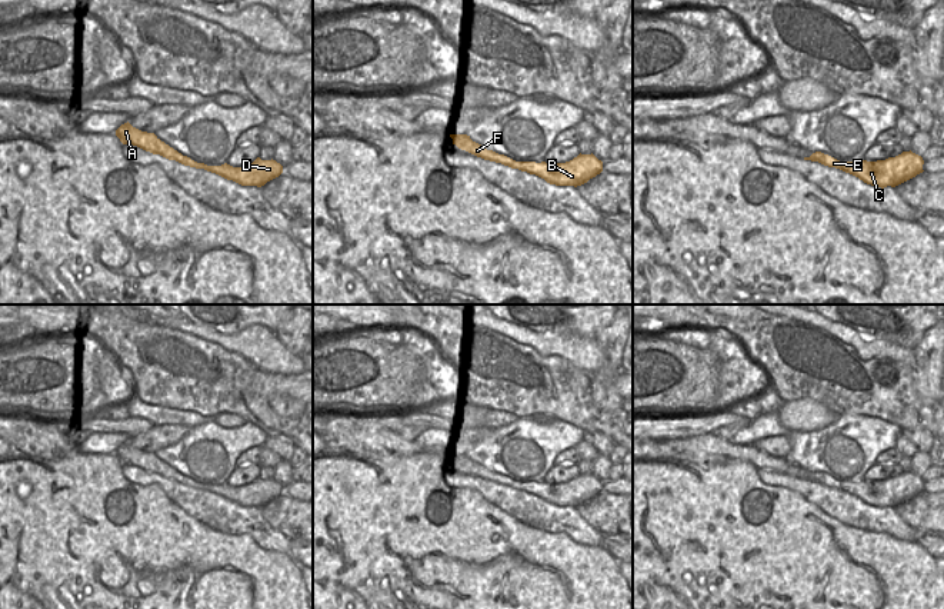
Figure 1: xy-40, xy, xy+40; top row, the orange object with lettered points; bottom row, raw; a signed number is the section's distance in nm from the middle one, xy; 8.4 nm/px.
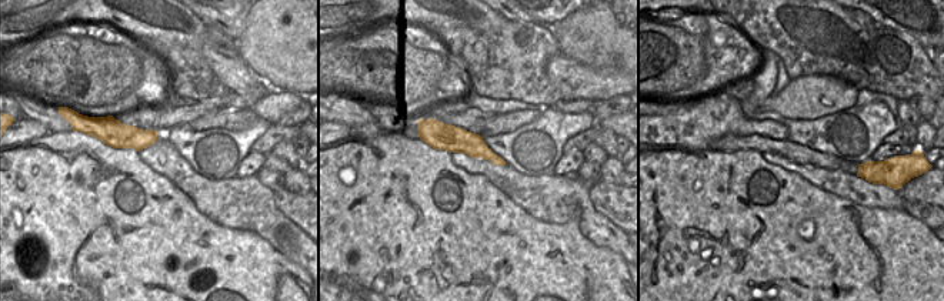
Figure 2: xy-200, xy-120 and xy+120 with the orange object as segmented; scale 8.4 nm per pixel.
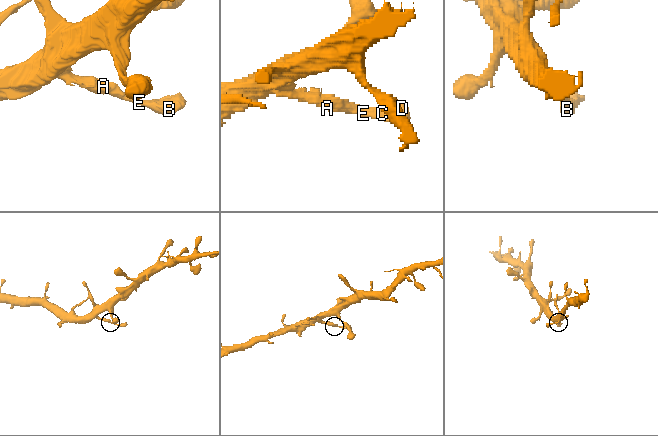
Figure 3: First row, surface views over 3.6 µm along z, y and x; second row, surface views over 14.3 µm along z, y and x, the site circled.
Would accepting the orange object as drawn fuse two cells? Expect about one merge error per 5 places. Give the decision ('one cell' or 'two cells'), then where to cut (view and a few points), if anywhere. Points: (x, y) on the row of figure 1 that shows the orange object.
one cell | no cut

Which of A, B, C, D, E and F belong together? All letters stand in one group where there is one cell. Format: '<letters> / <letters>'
A B C D E F

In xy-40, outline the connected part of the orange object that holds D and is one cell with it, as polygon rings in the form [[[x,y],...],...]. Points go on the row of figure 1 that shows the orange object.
[[[129,122],[121,124],[116,130],[116,136],[123,144],[137,146],[153,154],[160,154],[169,160],[176,160],[184,166],[204,169],[227,180],[233,180],[241,186],[261,187],[267,182],[278,177],[283,173],[283,166],[273,159],[261,160],[260,157],[257,157],[253,163],[248,163],[241,167],[233,167],[227,163],[221,166],[207,166],[204,163],[197,163],[161,142],[154,133],[141,132],[133,127]]]

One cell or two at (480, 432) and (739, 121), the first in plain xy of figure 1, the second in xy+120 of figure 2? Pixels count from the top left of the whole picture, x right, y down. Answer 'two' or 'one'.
one

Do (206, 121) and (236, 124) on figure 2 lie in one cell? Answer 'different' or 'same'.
same

